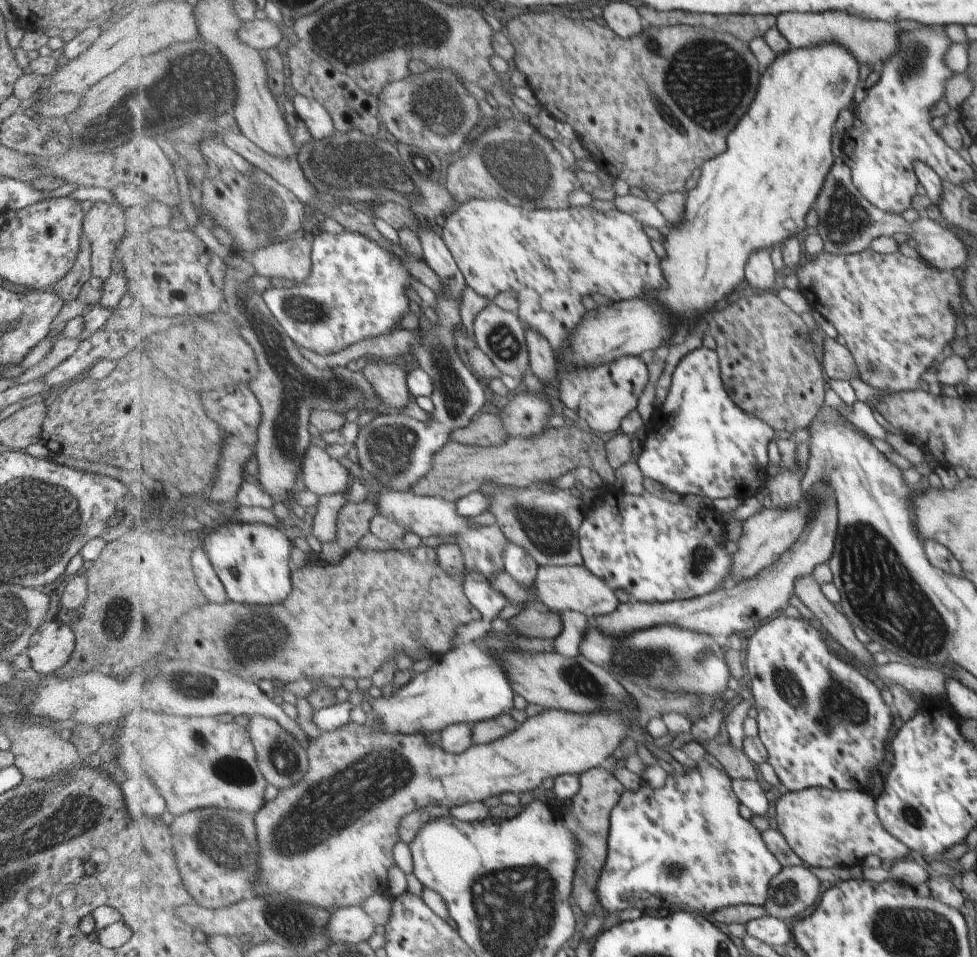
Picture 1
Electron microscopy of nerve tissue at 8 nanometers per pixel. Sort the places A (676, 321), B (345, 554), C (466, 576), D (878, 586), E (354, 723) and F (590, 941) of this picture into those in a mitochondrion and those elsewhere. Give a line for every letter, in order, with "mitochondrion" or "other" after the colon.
A: other
B: other
C: other
D: mitochondrion
E: other
F: other

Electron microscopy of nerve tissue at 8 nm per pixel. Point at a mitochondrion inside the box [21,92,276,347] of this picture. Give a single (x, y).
(117, 127)

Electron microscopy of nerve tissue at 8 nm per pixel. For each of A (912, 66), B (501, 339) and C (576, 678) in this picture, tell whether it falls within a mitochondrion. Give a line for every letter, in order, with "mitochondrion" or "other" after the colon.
A: mitochondrion
B: mitochondrion
C: mitochondrion

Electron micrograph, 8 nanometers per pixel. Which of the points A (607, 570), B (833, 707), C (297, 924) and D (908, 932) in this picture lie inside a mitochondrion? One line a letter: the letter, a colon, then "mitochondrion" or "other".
A: other
B: mitochondrion
C: mitochondrion
D: mitochondrion

